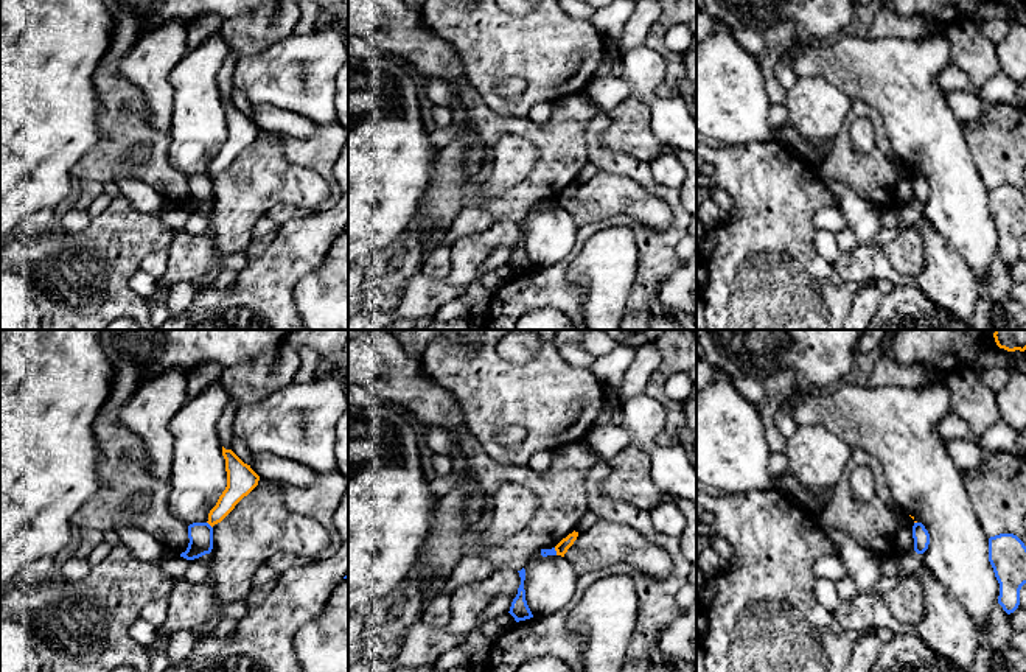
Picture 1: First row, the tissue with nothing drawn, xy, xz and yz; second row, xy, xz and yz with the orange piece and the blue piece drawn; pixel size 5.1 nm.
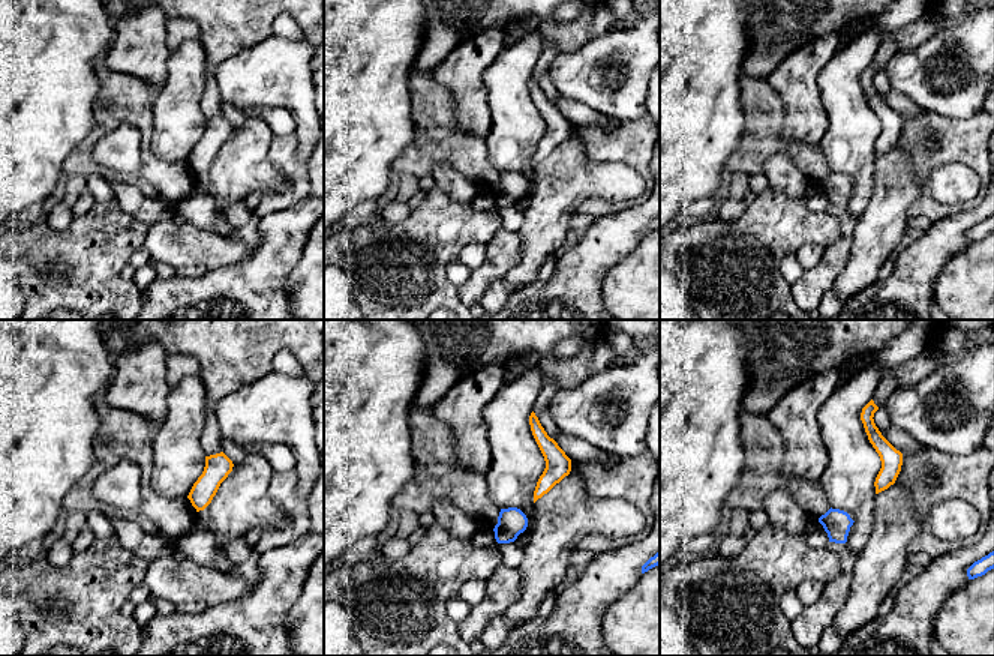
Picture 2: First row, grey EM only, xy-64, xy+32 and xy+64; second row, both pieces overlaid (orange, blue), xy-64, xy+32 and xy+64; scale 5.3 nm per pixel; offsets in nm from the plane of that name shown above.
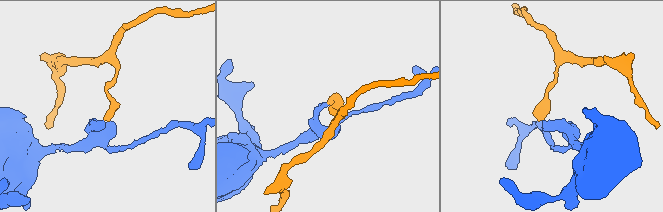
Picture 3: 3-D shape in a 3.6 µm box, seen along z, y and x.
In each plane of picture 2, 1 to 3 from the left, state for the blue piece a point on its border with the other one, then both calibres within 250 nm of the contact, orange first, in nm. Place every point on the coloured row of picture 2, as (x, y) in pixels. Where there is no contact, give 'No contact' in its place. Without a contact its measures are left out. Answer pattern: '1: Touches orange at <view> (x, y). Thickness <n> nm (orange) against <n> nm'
1: No contact
2: No contact
3: No contact

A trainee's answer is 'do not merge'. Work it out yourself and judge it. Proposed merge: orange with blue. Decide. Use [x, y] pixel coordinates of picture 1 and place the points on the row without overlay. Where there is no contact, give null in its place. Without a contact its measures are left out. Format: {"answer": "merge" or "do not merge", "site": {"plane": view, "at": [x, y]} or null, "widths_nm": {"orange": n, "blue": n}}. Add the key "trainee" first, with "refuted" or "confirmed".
{"trainee": "confirmed", "answer": "do not merge", "site": {"plane": "xy", "at": [209, 174]}, "widths_nm": {"orange": 130, "blue": 130}}

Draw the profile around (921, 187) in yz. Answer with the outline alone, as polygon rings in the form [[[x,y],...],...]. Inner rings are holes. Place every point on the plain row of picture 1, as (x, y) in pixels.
[[[922,174],[913,177],[914,202],[923,205],[930,196],[930,185]]]

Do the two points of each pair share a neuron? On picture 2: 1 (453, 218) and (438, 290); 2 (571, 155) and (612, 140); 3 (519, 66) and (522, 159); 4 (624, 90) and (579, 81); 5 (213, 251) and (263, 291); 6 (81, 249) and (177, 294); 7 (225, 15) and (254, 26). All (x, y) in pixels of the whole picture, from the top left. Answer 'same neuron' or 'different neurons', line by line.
1: same neuron
2: different neurons
3: same neuron
4: same neuron
5: different neurons
6: different neurons
7: same neuron

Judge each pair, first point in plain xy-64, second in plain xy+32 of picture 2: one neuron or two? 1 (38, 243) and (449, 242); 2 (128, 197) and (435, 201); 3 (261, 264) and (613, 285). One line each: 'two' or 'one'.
1: one
2: two
3: two

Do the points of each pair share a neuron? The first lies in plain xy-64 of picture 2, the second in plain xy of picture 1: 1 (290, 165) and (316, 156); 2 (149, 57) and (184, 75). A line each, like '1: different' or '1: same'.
1: same
2: different

